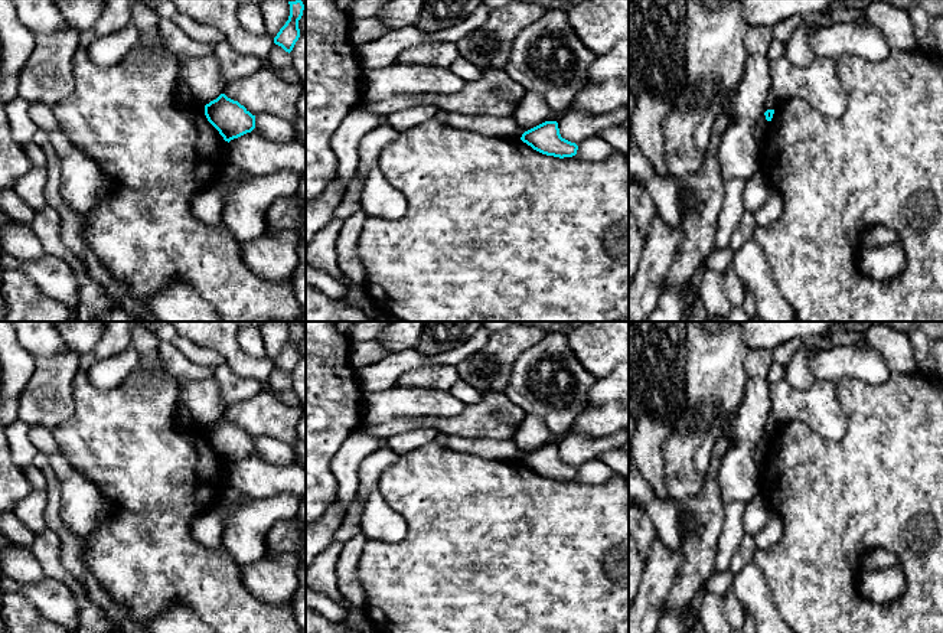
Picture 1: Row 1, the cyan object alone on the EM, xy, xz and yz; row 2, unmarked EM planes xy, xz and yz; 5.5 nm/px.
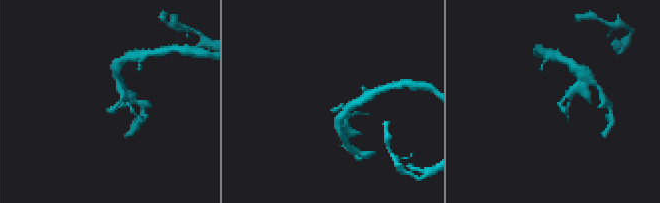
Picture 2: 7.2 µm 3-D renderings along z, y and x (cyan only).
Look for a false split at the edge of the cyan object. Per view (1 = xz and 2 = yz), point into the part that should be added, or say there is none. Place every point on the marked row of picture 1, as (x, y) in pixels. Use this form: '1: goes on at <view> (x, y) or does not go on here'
1: does not go on here
2: does not go on here

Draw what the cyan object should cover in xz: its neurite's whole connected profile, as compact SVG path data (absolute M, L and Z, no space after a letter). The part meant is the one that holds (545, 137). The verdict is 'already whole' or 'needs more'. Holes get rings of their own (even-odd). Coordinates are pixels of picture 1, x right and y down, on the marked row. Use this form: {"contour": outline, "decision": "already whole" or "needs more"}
{"contour": "M545 121L521 137L523 143L534 150L554 157L572 157L577 154L578 146L561 137L557 121Z", "decision": "already whole"}

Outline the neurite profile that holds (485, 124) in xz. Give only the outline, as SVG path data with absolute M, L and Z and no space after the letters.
M448 114L448 124L459 130L495 136L499 138L521 138L525 133L512 117Z

